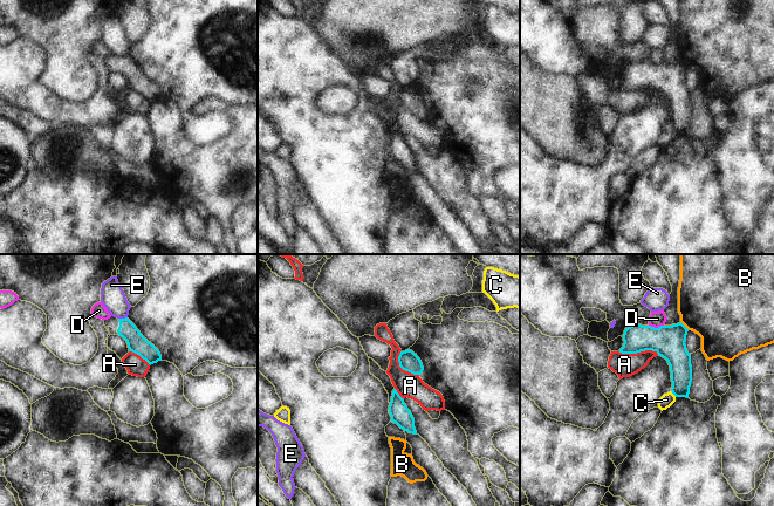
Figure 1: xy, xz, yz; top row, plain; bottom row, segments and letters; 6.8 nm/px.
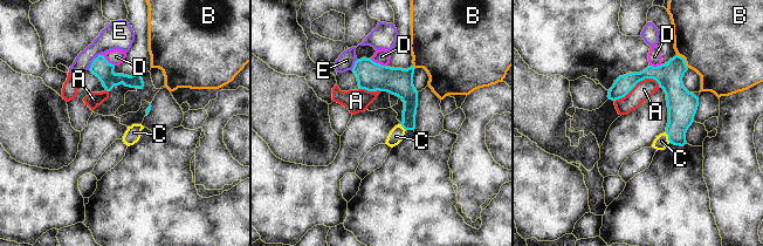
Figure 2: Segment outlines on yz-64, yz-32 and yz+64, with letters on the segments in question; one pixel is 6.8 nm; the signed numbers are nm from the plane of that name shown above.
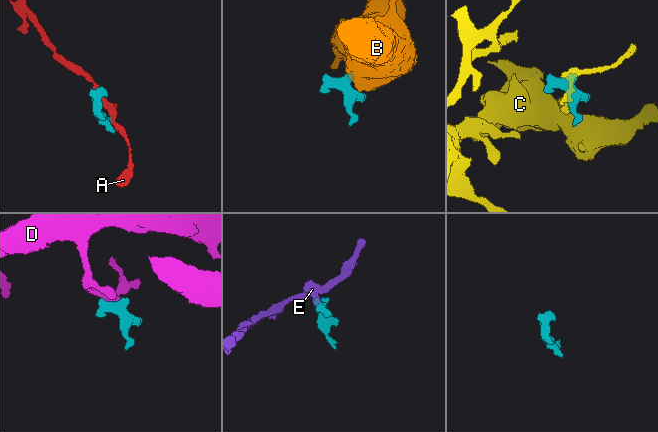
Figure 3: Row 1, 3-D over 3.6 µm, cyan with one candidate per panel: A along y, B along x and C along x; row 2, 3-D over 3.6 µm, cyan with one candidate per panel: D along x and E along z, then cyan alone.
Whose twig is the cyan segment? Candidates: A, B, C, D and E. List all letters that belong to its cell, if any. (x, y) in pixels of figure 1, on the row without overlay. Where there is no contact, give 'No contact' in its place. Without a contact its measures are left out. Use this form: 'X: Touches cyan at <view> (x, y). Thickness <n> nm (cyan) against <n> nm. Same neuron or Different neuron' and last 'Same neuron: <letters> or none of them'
A: Touches cyan at yz (638, 89). Thickness 220 nm (cyan) against 160 nm. Different neuron
B: Touches cyan at yz (684, 63). Thickness 220 nm (cyan) against 480 nm. Different neuron
C: Touches cyan at yz (673, 131). Thickness 160 nm (cyan) against 90 nm. Different neuron
D: Touches cyan at yz (656, 66). Thickness 220 nm (cyan) against 110 nm. Different neuron
E: Touches cyan at xy (122, 56). Thickness 140 nm (cyan) against 170 nm. Different neuron
Same neuron: none of them.

